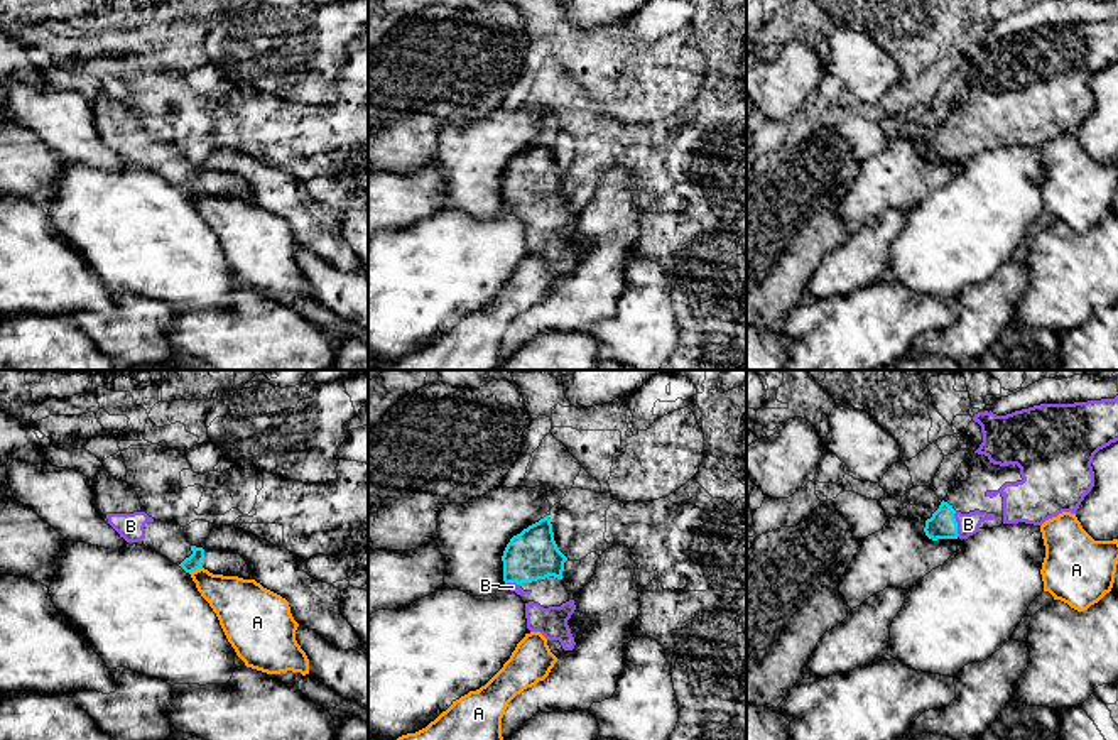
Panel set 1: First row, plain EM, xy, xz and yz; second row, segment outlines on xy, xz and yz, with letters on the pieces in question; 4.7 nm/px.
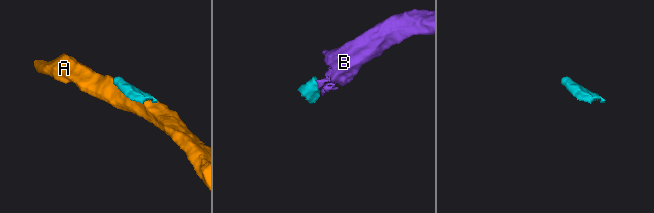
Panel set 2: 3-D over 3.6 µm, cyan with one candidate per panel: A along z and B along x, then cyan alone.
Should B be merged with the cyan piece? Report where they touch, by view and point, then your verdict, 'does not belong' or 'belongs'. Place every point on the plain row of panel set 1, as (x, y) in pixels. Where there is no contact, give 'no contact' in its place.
contact yz (956, 146); belongs

